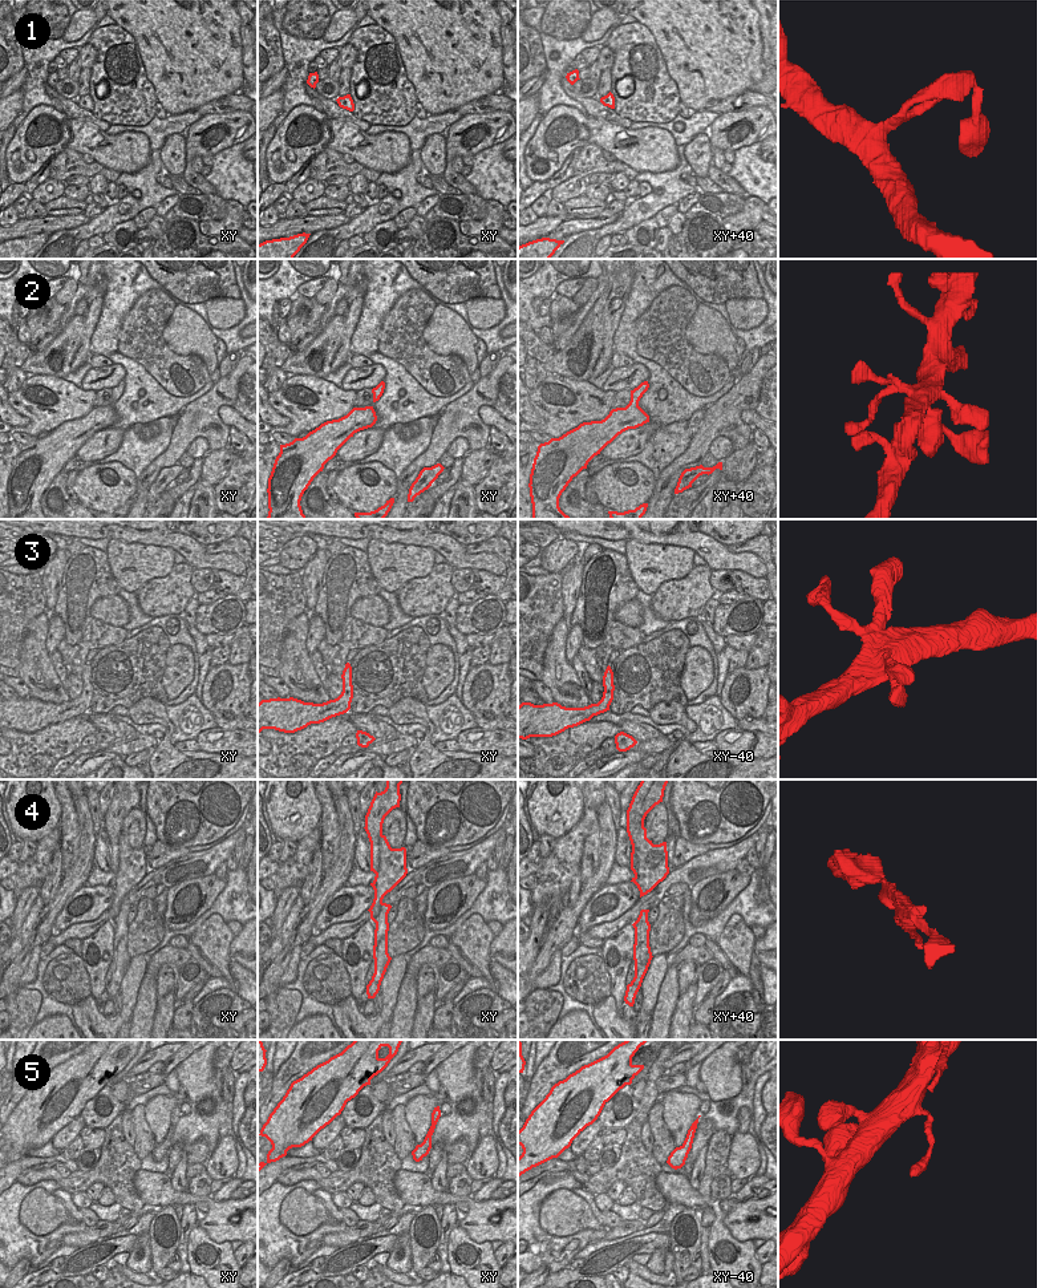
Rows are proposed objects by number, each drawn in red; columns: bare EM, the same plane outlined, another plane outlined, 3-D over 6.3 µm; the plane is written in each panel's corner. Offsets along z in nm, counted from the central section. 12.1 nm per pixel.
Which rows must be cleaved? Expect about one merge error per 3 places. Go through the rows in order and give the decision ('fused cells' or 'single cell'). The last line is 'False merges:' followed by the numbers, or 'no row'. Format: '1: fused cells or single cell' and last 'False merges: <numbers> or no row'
1: single cell
2: single cell
3: single cell
4: fused cells
5: single cell
False merges: 4

